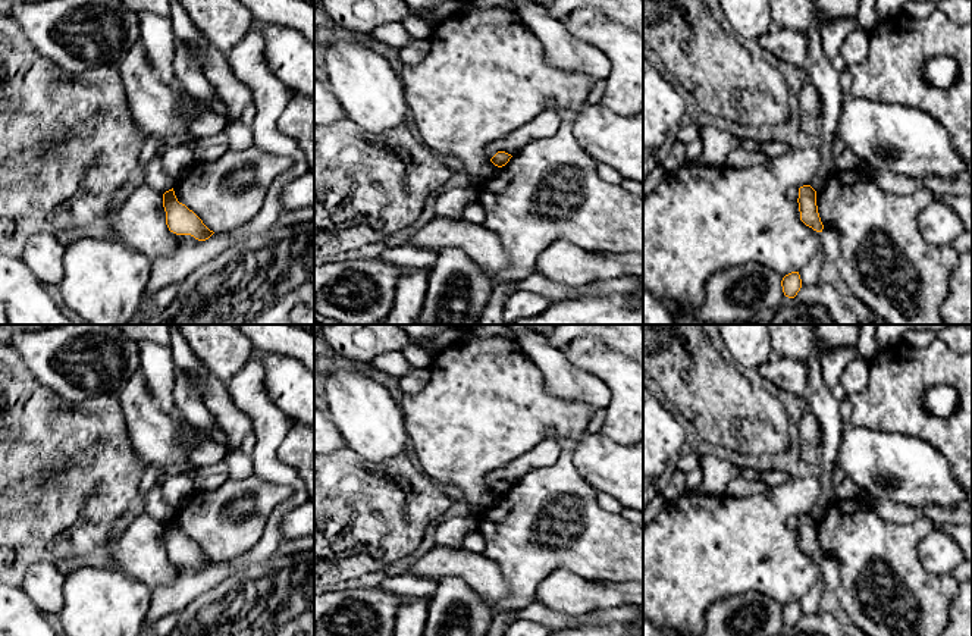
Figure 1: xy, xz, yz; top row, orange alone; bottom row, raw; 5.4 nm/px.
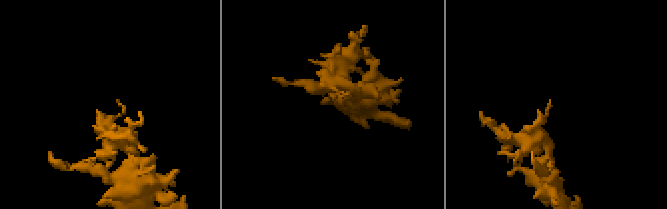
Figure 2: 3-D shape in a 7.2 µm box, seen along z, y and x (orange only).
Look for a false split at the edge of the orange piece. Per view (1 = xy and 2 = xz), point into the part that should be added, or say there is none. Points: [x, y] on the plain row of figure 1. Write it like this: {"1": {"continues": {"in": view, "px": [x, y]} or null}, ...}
{"1": {"continues": null}, "2": {"continues": null}}

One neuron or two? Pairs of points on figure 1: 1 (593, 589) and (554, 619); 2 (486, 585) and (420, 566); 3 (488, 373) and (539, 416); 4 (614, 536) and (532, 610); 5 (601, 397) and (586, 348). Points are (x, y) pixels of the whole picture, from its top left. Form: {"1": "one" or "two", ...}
{"1": "two", "2": "one", "3": "one", "4": "two", "5": "two"}

